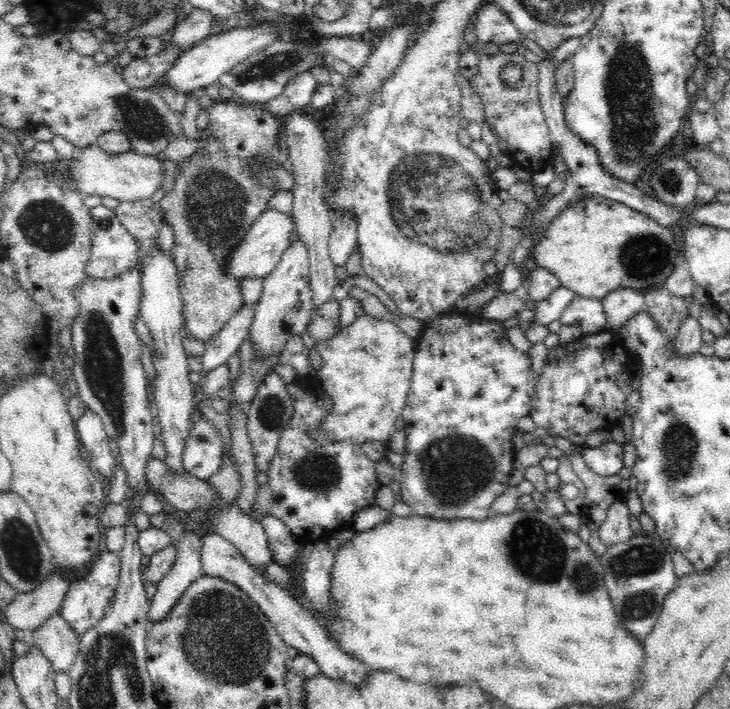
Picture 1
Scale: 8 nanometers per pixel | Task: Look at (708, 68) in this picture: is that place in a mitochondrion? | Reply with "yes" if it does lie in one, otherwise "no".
no

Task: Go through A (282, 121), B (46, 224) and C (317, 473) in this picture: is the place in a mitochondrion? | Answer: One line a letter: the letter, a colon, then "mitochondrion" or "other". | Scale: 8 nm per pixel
A: other
B: mitochondrion
C: mitochondrion

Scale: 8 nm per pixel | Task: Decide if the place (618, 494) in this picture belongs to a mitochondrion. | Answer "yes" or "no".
no

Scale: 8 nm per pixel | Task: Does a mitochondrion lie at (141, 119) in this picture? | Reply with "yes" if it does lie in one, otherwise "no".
yes

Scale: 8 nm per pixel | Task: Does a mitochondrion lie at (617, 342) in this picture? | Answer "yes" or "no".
no

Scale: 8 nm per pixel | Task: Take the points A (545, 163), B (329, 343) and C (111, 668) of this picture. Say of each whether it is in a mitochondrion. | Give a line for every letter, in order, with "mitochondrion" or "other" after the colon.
A: other
B: other
C: mitochondrion

